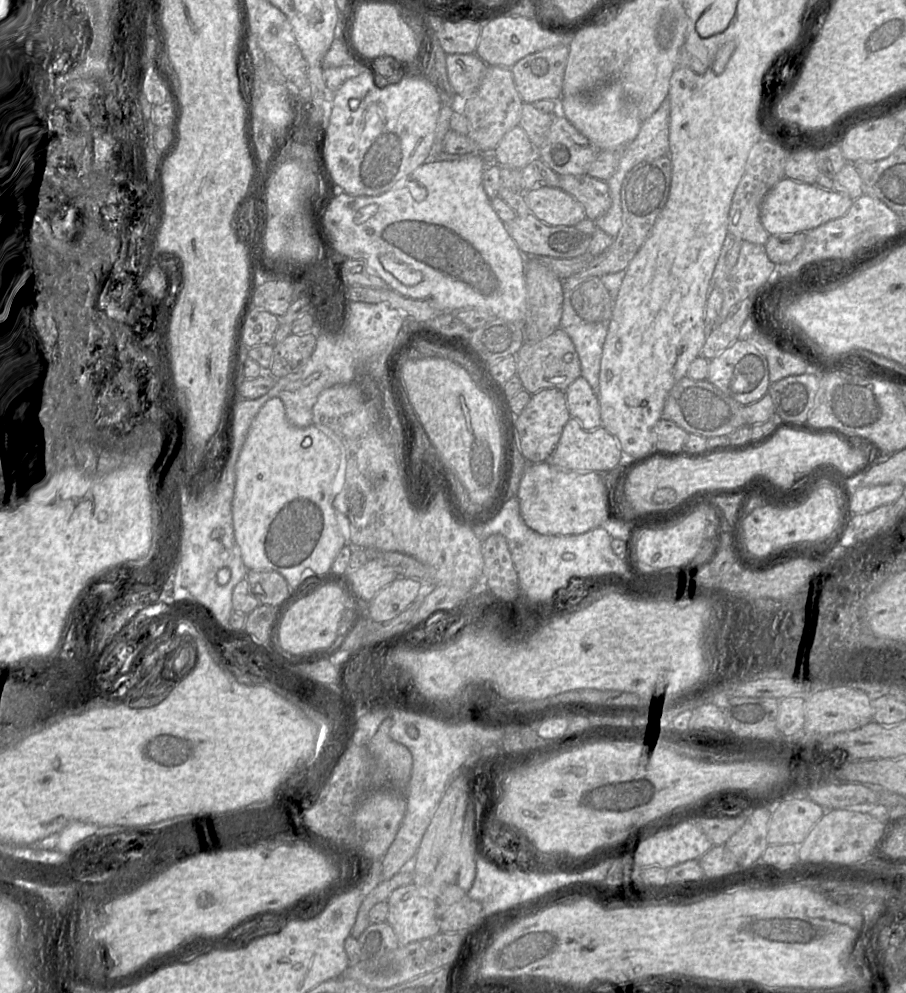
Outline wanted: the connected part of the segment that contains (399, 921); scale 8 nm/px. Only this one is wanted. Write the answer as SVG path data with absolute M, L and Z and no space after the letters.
M416 885L395 889L388 900L389 923L400 946L430 938L440 932L436 921L436 901Z

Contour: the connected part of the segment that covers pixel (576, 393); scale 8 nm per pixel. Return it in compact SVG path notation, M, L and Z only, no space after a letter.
M579 376L564 391L568 411L585 430L596 430L602 426L600 406L595 391L587 380Z

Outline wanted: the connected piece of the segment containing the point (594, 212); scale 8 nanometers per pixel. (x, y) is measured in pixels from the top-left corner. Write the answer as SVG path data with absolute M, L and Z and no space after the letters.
M559 175L559 188L572 195L584 208L586 218L597 220L611 205L606 181L586 175Z

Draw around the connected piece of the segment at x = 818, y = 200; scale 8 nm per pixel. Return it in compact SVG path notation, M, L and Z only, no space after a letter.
M784 177L764 197L760 207L760 219L770 235L807 232L845 215L853 200L848 195L826 189L816 182L804 183Z

